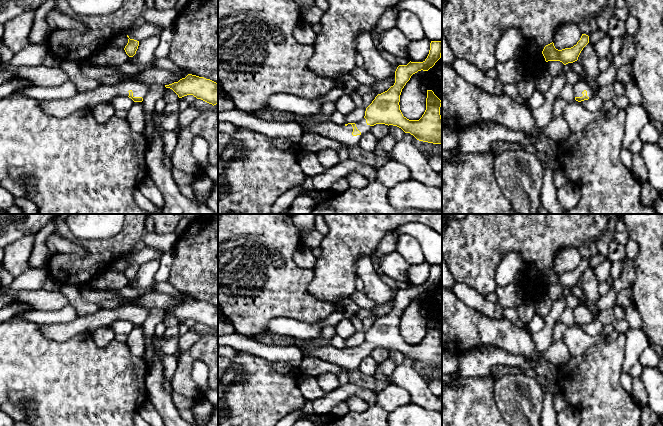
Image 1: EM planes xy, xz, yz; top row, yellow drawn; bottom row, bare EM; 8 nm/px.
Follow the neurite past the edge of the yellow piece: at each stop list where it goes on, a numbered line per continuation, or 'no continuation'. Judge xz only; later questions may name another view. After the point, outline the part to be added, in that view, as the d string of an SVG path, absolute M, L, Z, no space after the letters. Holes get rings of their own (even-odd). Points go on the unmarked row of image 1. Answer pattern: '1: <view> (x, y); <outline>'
1: xz (341, 357); M290 337L288 346L297 347L305 357L313 357L319 358L323 361L338 365L347 371L358 369L363 358L370 356L372 350L366 347L366 343L363 342L359 346L355 347L357 353L361 356L360 359L353 360L353 351L351 348L340 349L333 347L331 345L328 346L312 346L308 344L306 341Z

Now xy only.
1: xy (61, 332); M120 304L116 309L100 309L86 316L77 316L73 321L54 324L40 324L40 329L45 336L56 341L67 341L78 334L93 333L99 327L109 326L112 322L129 320L144 322L149 314L149 309L135 304Z

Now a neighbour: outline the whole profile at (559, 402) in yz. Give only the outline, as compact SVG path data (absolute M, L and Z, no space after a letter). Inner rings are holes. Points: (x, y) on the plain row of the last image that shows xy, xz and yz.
M557 390L557 392L553 395L553 405L556 413L558 414L560 411L564 410L568 407L568 404L563 396L563 394Z

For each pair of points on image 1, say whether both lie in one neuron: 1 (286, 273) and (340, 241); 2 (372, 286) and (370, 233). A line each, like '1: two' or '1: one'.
1: two
2: two

